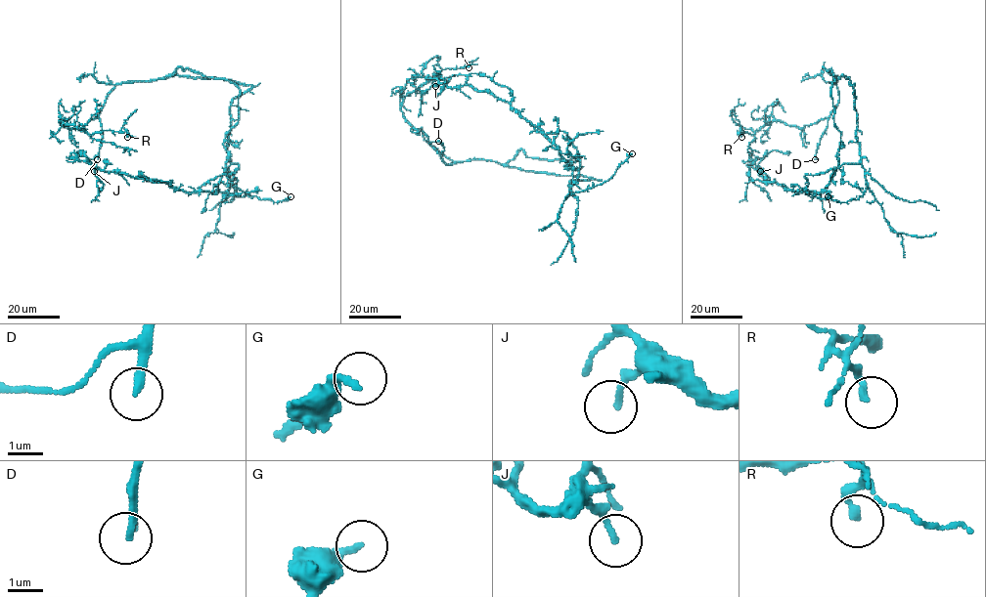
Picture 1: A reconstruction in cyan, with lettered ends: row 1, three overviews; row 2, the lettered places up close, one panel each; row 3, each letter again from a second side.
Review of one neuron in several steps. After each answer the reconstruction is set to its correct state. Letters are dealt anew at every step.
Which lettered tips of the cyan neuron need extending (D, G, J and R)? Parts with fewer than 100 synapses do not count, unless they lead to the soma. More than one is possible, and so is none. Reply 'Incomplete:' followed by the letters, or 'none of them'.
Incomplete: D

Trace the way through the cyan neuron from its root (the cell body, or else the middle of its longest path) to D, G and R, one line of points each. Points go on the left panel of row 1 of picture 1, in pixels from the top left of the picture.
D: (202, 74), (178, 67), (163, 78), (118, 83), (109, 94), (99, 113), (103, 137), (97, 159)
G: (202, 74), (178, 67), (166, 78), (216, 77), (252, 86), (230, 107), (230, 185), (273, 202), (291, 196)
R: (202, 74), (178, 67), (163, 78), (118, 83), (97, 117), (71, 128), (60, 121), (89, 135), (127, 137)

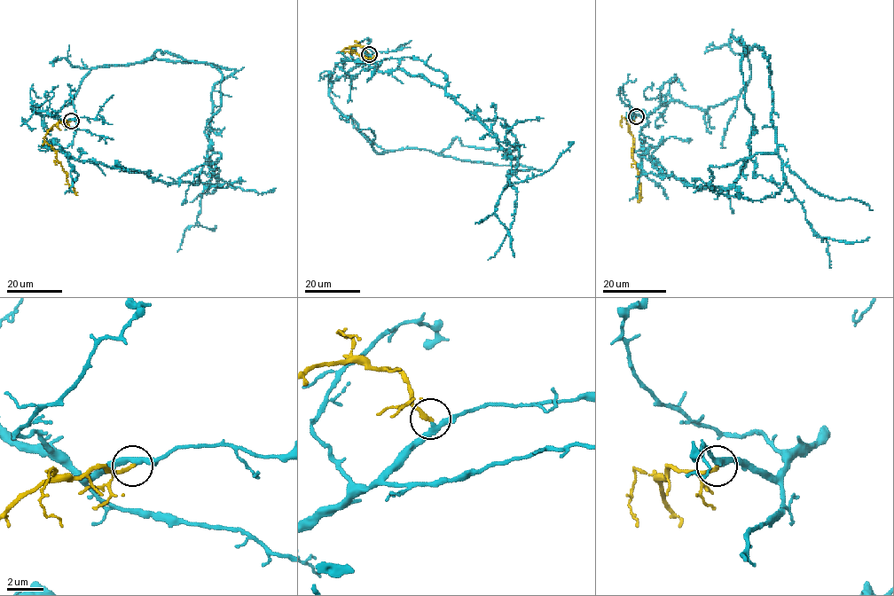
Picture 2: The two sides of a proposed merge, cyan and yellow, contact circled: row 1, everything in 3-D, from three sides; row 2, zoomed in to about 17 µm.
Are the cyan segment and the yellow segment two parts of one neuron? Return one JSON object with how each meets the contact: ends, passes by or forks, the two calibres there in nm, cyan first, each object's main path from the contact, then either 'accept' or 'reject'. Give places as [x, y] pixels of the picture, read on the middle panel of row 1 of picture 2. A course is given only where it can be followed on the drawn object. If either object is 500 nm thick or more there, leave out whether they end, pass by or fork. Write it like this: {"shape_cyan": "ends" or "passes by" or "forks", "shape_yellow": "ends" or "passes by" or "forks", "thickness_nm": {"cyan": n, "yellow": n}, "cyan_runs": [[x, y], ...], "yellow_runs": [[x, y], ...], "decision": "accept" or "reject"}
{"shape_cyan": "passes by", "shape_yellow": "ends", "thickness_nm": {"cyan": 260, "yellow": 240}, "cyan_runs": [[369, 54], [329, 96], [379, 153], [519, 149], [504, 156], [424, 77], [367, 58], [366, 80]], "yellow_runs": [[369, 54], [364, 46], [355, 45], [342, 51], [354, 50], [364, 58], [375, 56]], "decision": "accept"}

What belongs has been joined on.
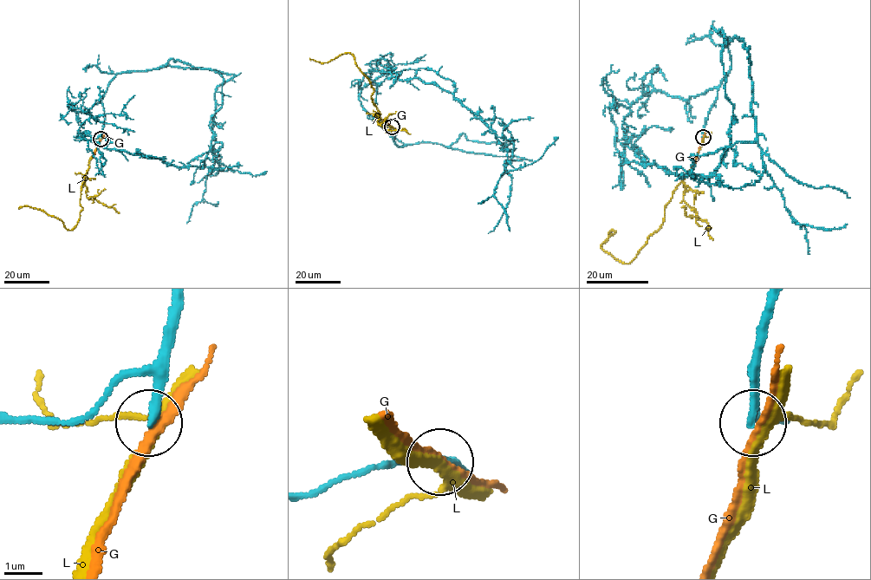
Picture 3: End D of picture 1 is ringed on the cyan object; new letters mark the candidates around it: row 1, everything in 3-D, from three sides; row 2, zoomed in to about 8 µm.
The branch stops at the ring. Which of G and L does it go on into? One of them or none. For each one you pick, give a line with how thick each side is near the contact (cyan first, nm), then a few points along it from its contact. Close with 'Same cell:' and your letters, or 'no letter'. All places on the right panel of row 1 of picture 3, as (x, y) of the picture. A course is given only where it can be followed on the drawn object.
Same cell: no letter

